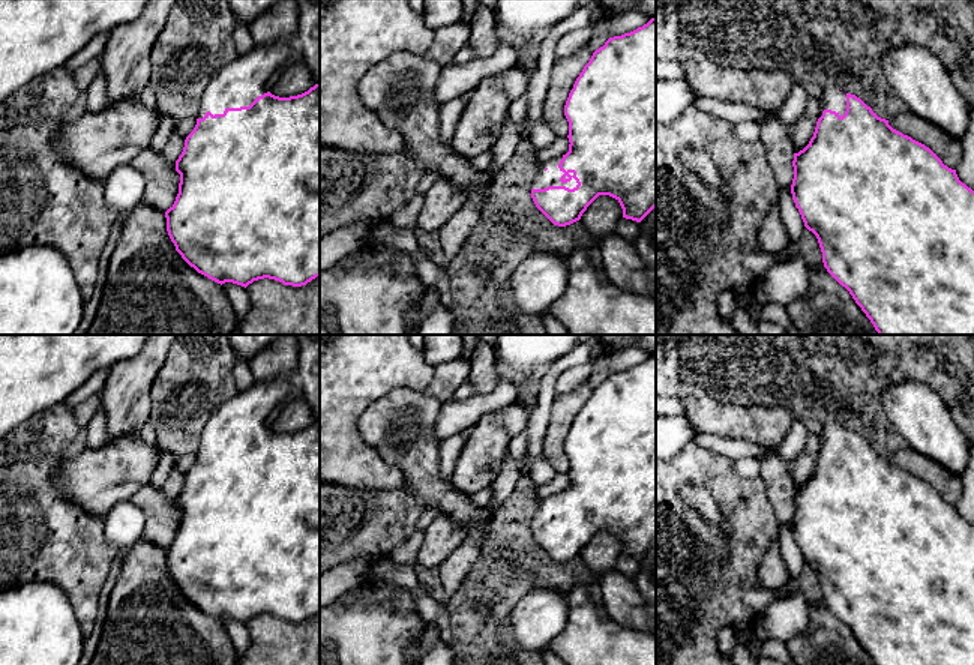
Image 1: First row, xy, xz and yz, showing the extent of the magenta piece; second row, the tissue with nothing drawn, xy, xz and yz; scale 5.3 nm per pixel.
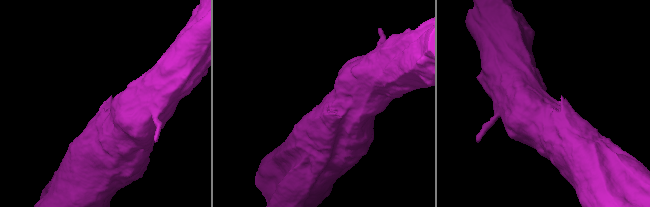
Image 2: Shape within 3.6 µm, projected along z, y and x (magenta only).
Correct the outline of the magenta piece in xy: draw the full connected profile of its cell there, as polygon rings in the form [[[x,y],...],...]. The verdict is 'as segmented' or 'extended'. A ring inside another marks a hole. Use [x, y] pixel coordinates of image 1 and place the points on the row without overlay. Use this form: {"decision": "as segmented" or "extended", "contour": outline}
{"decision": "extended", "contour": [[[294,372],[291,377],[279,377],[270,383],[255,381],[249,389],[240,390],[230,398],[204,426],[197,461],[186,473],[183,488],[176,497],[180,519],[174,540],[165,548],[168,572],[176,587],[191,603],[221,621],[233,618],[246,624],[254,617],[269,614],[284,621],[302,623],[320,612],[320,420],[290,434],[279,434],[269,428],[278,407],[290,395],[296,383],[299,380]]]}

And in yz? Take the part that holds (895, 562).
{"decision": "extended", "contour": [[[828,425],[818,447],[813,473],[803,486],[794,489],[791,530],[804,563],[818,575],[827,608],[849,627],[875,665],[974,665],[974,527],[929,483],[893,465],[888,456],[878,453],[855,431]]]}

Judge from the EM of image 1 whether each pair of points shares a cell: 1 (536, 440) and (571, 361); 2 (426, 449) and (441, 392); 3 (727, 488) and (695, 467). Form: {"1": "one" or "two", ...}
{"1": "one", "2": "two", "3": "one"}

